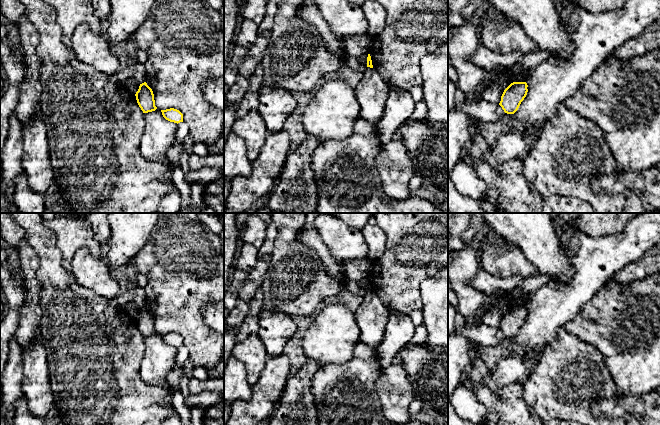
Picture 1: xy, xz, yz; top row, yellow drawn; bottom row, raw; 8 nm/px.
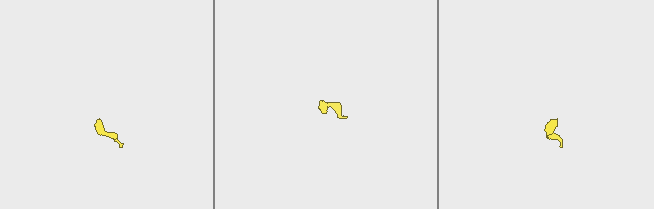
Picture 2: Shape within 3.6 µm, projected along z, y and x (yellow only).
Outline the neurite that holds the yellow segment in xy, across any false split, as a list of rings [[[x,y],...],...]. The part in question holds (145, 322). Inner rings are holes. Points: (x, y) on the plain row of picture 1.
[[[146,306],[140,308],[135,320],[137,327],[143,337],[152,336],[157,333],[157,331],[155,330],[153,315]]]

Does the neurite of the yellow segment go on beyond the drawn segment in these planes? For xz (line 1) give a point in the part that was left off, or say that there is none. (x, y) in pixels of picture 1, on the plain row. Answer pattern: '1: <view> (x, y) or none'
1: none

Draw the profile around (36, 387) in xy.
[[[40,338],[30,347],[23,349],[22,392],[29,412],[44,419],[54,404],[50,385],[46,351]]]

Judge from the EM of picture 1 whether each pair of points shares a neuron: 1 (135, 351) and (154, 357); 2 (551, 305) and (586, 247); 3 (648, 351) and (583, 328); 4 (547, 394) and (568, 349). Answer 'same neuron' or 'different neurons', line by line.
1: different neurons
2: same neuron
3: same neuron
4: same neuron

